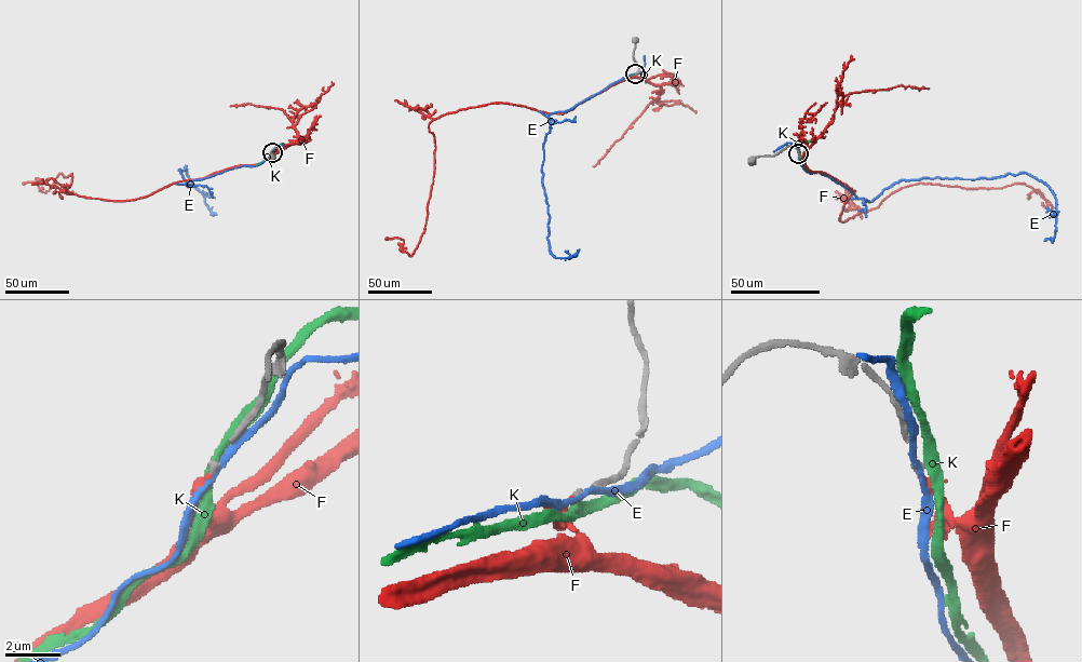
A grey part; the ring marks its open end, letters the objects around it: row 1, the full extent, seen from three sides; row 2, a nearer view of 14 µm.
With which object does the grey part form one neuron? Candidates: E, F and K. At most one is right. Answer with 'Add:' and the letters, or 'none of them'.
Add: F

